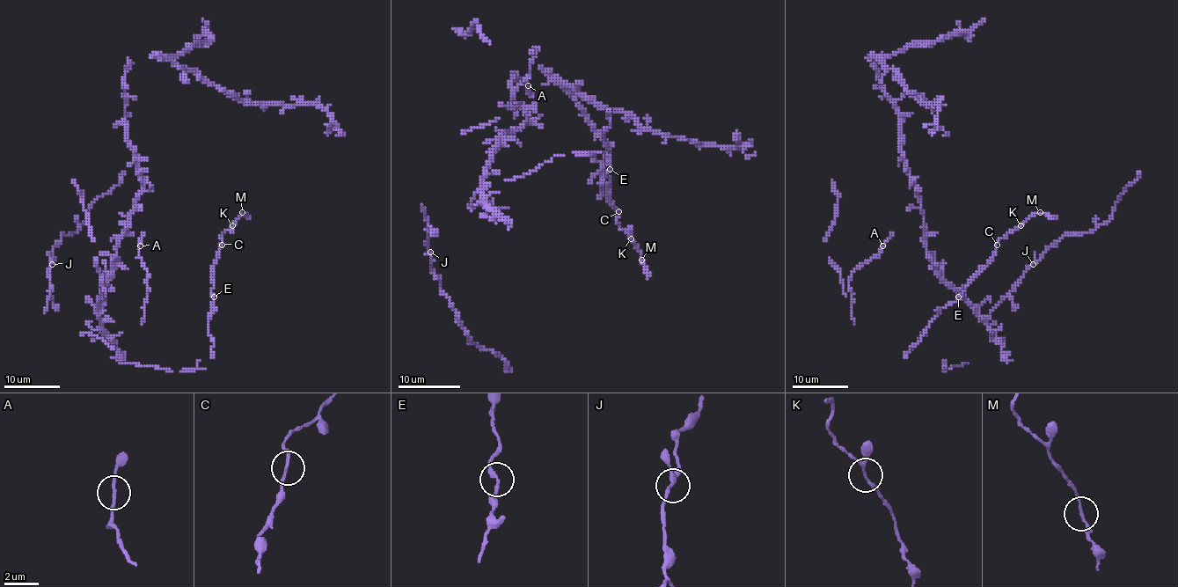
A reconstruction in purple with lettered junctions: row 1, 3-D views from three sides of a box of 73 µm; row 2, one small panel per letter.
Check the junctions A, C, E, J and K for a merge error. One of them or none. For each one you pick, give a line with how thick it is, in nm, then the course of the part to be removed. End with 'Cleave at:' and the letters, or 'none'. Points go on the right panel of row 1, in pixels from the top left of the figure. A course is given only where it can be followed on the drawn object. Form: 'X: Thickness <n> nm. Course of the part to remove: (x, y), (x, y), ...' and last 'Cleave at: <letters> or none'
Cleave at: none

